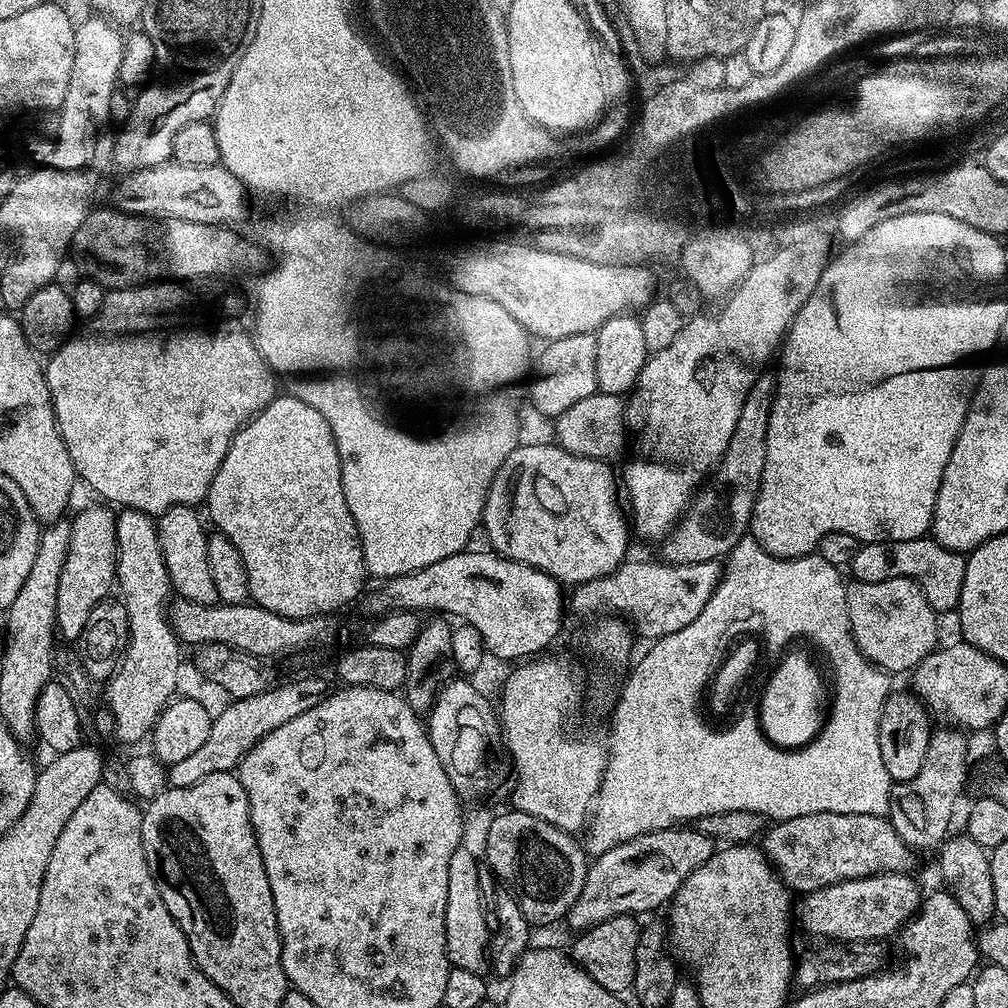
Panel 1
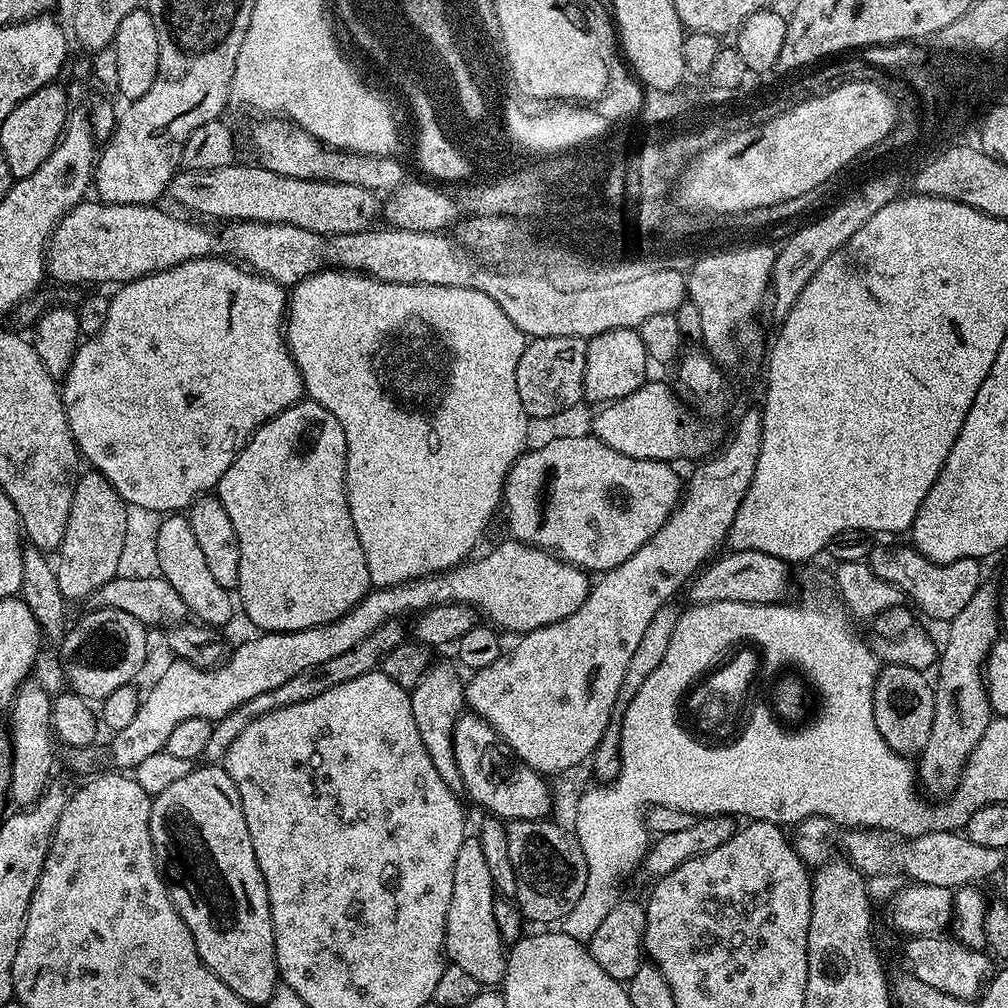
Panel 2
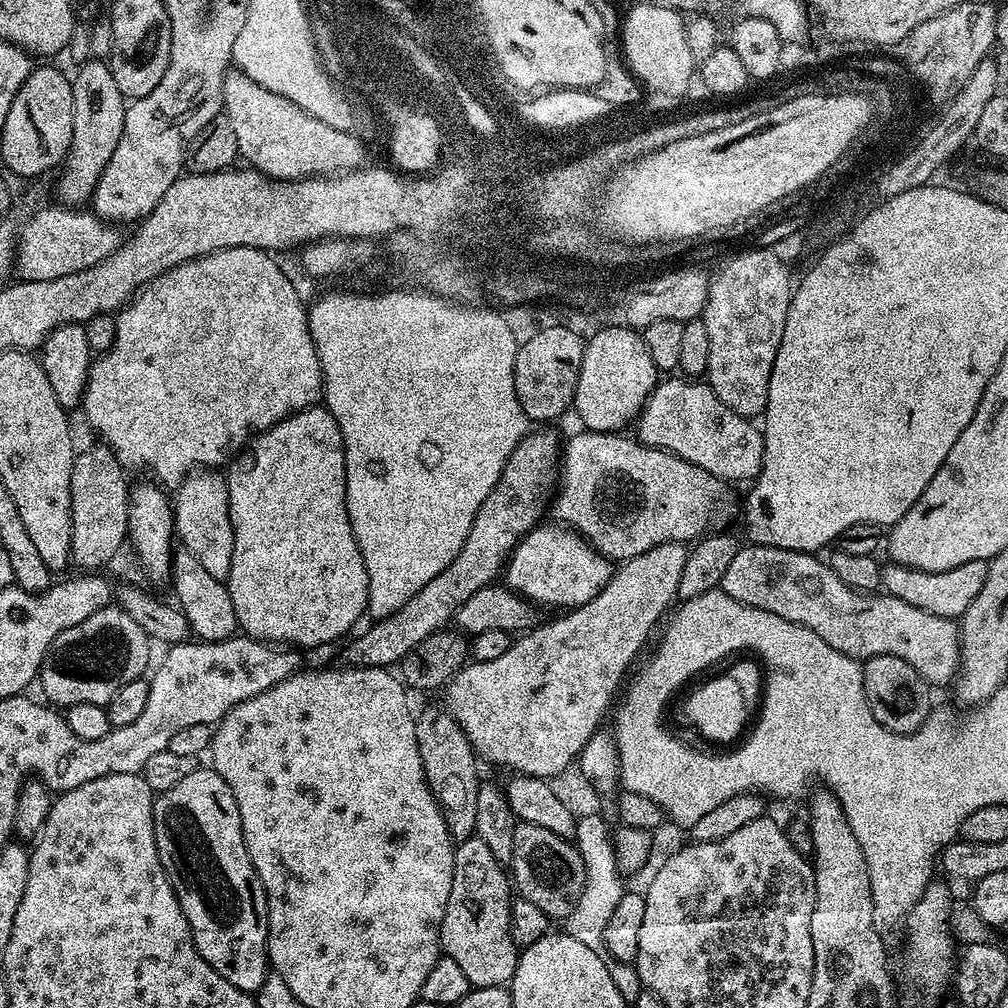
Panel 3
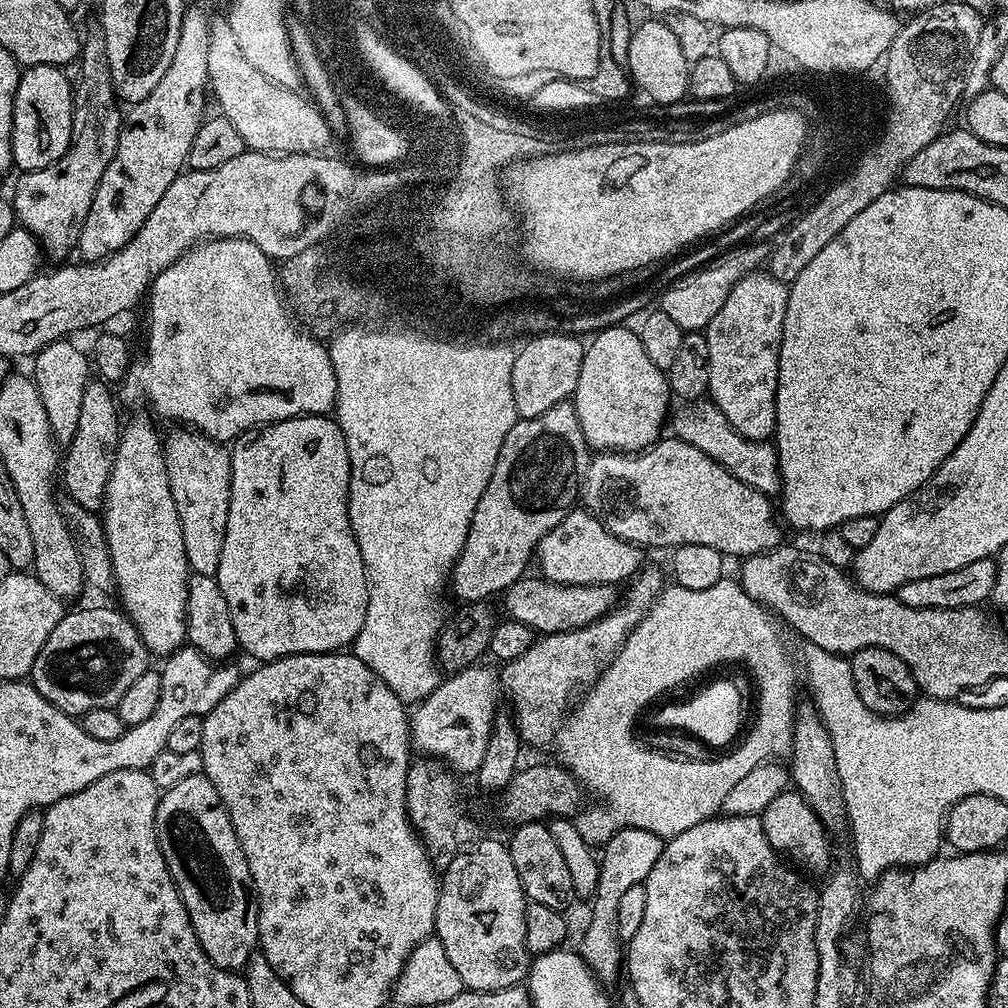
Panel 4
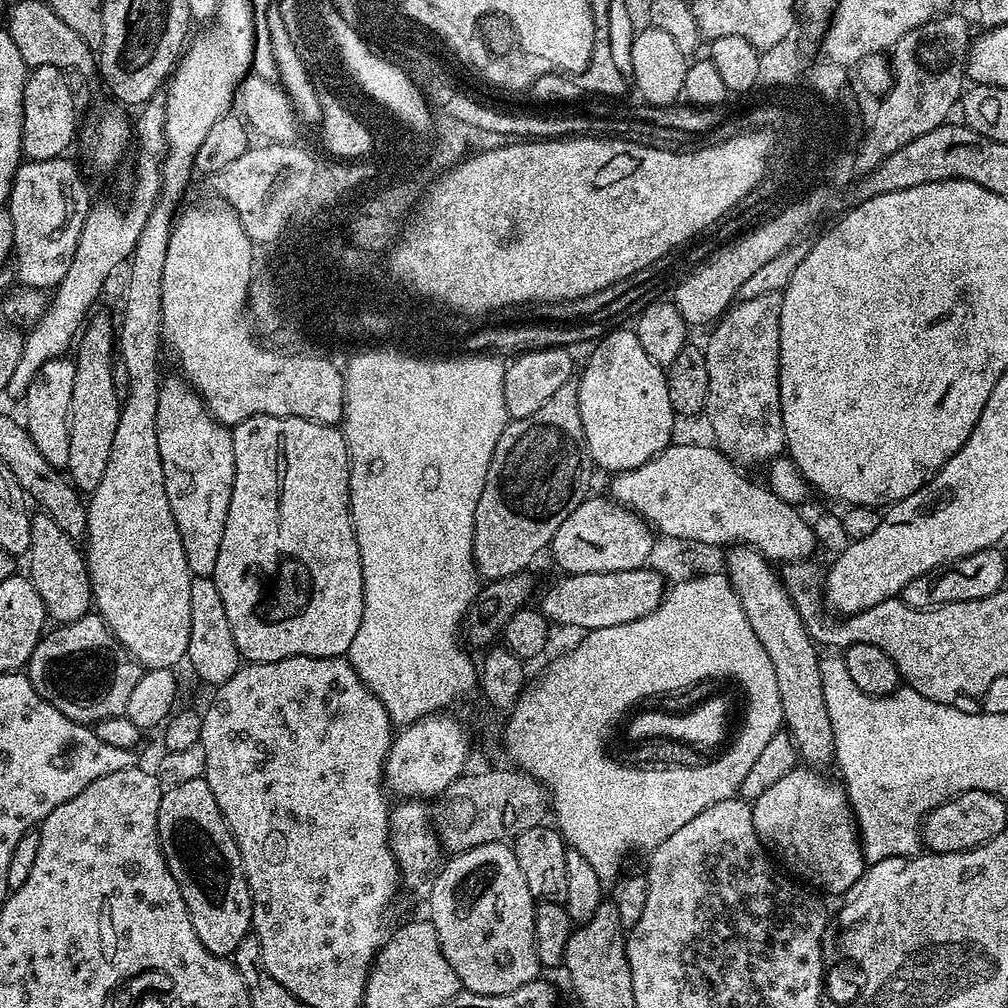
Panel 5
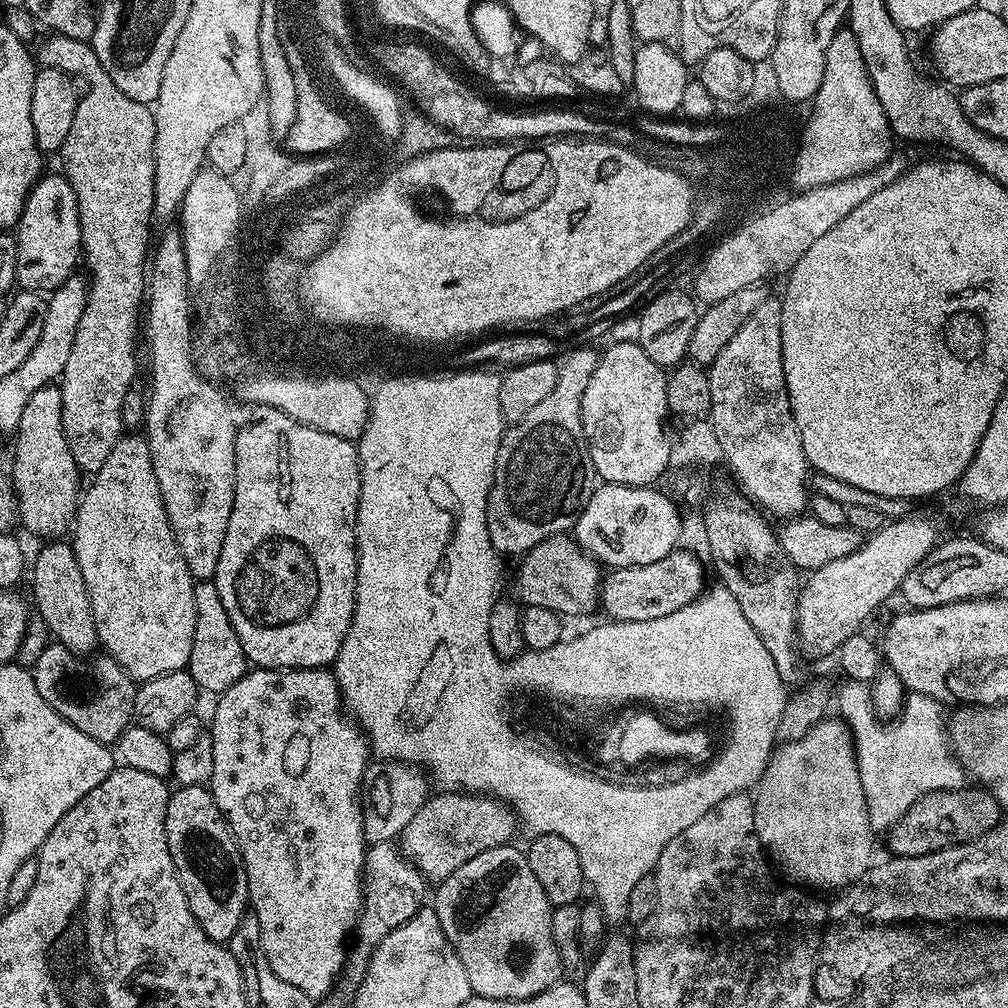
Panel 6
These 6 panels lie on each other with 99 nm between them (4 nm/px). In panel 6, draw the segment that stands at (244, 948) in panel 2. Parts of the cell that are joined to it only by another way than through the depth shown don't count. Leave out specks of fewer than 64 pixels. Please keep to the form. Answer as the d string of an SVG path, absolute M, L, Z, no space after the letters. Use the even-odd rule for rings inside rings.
M205 785L177 787L169 795L166 806L166 842L170 846L170 858L174 858L174 870L178 874L178 882L182 882L188 908L194 914L198 926L206 930L211 940L227 942L237 920L249 907L248 883L236 839L228 829L223 814L218 810L211 791Z

